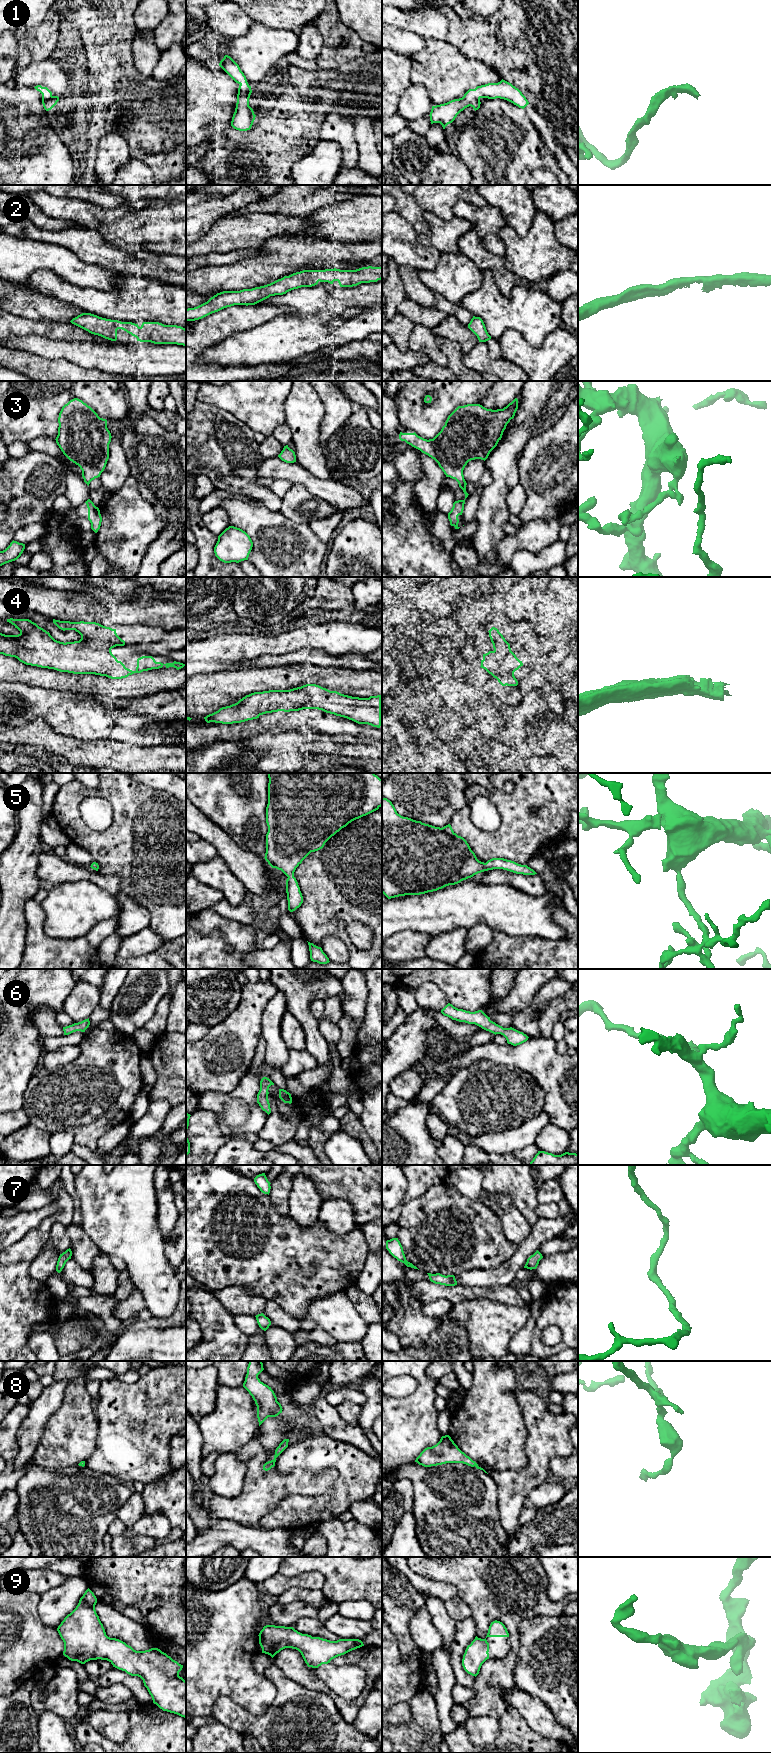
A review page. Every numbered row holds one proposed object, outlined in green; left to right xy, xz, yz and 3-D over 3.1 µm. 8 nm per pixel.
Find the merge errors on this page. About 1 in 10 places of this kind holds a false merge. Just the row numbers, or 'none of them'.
none of them

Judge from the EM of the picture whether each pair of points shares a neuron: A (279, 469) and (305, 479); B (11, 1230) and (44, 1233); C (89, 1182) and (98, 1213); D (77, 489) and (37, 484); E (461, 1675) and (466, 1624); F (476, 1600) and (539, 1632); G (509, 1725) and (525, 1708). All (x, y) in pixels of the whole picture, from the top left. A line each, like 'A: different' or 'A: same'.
A: same
B: different
C: same
D: different
E: same
F: different
G: different

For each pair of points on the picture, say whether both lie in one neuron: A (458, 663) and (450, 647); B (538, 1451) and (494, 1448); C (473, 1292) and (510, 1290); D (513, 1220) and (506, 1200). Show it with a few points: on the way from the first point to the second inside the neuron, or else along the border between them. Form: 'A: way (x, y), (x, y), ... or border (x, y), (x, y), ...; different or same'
A: way (457, 659), (452, 651); same
B: border (526, 1427), (525, 1454), (528, 1463), (511, 1470); different
C: way (482, 1292), (501, 1292); same
D: border (514, 1206), (504, 1209), (498, 1216); different

